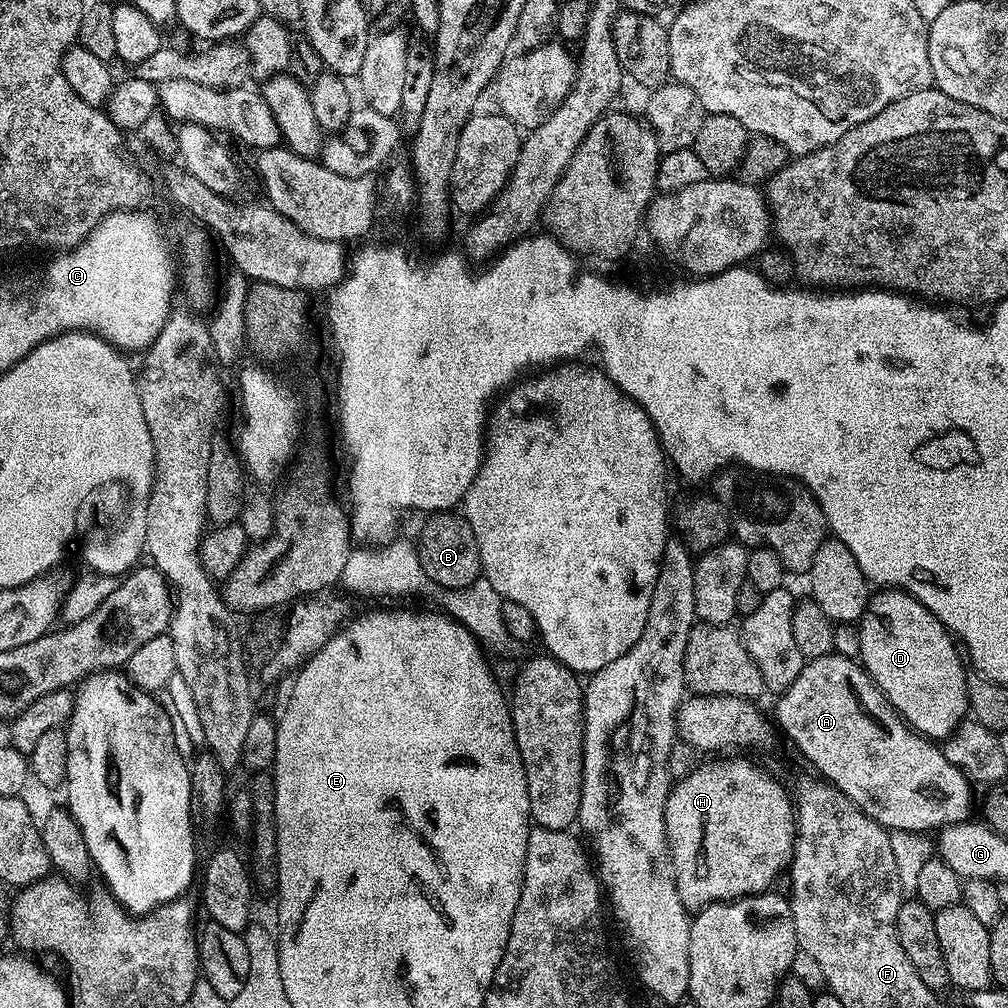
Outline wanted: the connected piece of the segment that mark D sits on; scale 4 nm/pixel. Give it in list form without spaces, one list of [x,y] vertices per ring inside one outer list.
[[[898,588],[876,590],[868,597],[868,605],[858,621],[860,629],[859,663],[868,676],[879,686],[896,713],[922,736],[933,742],[943,742],[969,715],[968,678],[961,649],[948,627],[922,602]]]

